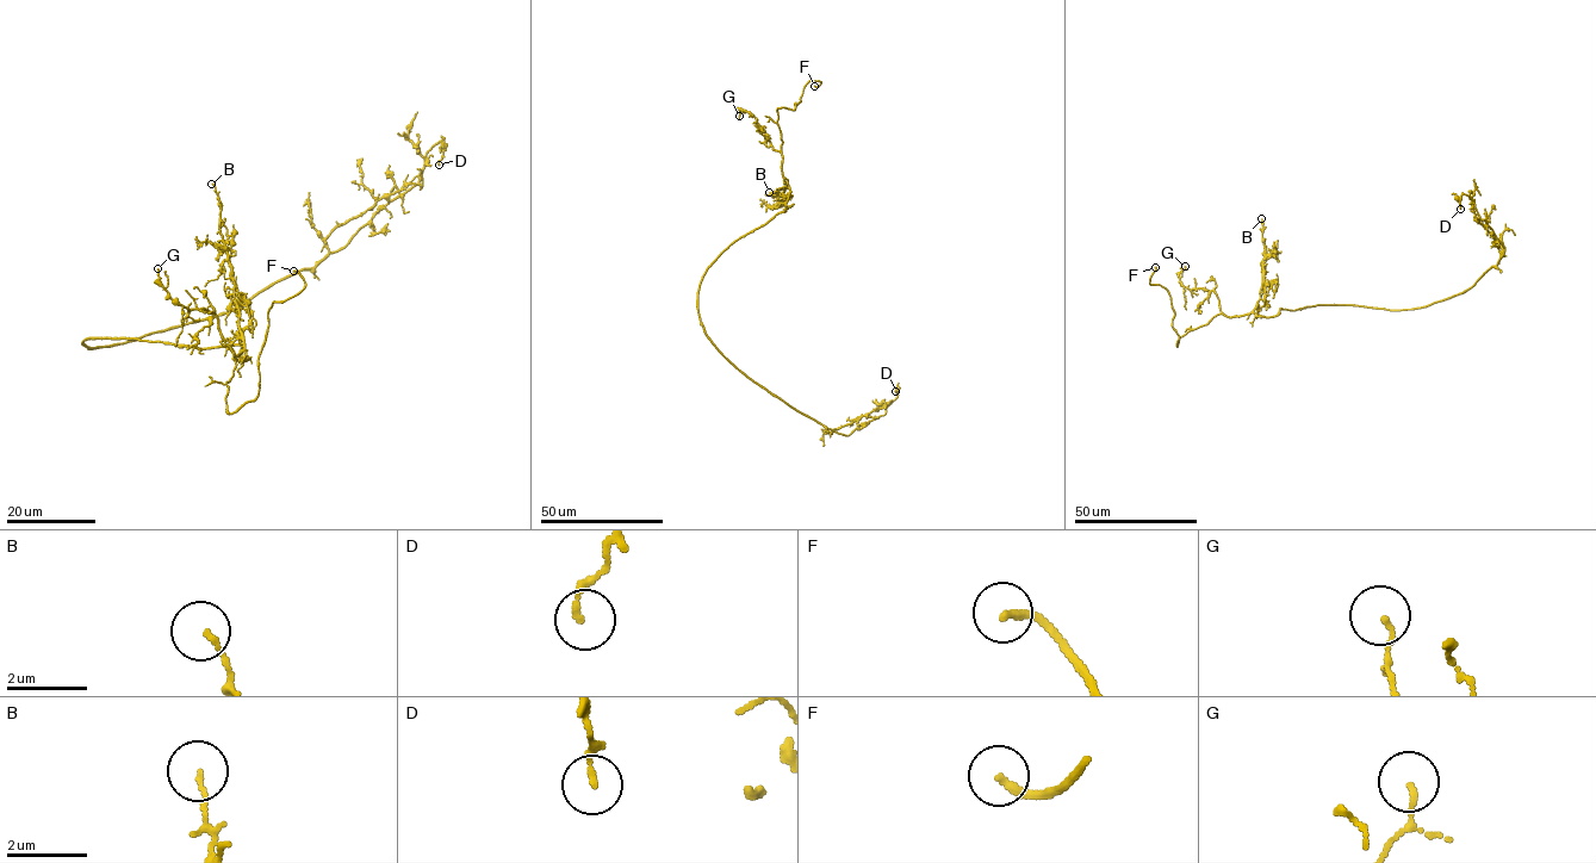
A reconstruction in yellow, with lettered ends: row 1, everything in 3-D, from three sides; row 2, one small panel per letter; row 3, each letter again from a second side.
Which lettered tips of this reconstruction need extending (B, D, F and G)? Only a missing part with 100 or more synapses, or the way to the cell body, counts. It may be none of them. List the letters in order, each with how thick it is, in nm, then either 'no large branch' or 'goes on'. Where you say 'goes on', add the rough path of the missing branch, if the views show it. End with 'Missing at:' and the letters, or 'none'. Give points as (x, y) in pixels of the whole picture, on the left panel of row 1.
B: 100 nm | no large branch
D: 140 nm | no large branch
F: 200 nm | goes on | (293, 271), (279, 275), (274, 281)
G: 80 nm | no large branch
Missing at: F

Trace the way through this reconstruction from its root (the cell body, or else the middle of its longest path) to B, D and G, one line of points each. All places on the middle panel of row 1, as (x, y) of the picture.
B: (701, 278), (732, 243), (786, 211), (788, 186), (776, 196), (769, 192)
D: (701, 278), (697, 312), (707, 337), (739, 370), (795, 410), (849, 435), (883, 415), (895, 391)
G: (701, 278), (732, 243), (786, 211), (789, 187), (782, 154), (751, 115), (740, 109), (739, 116)

